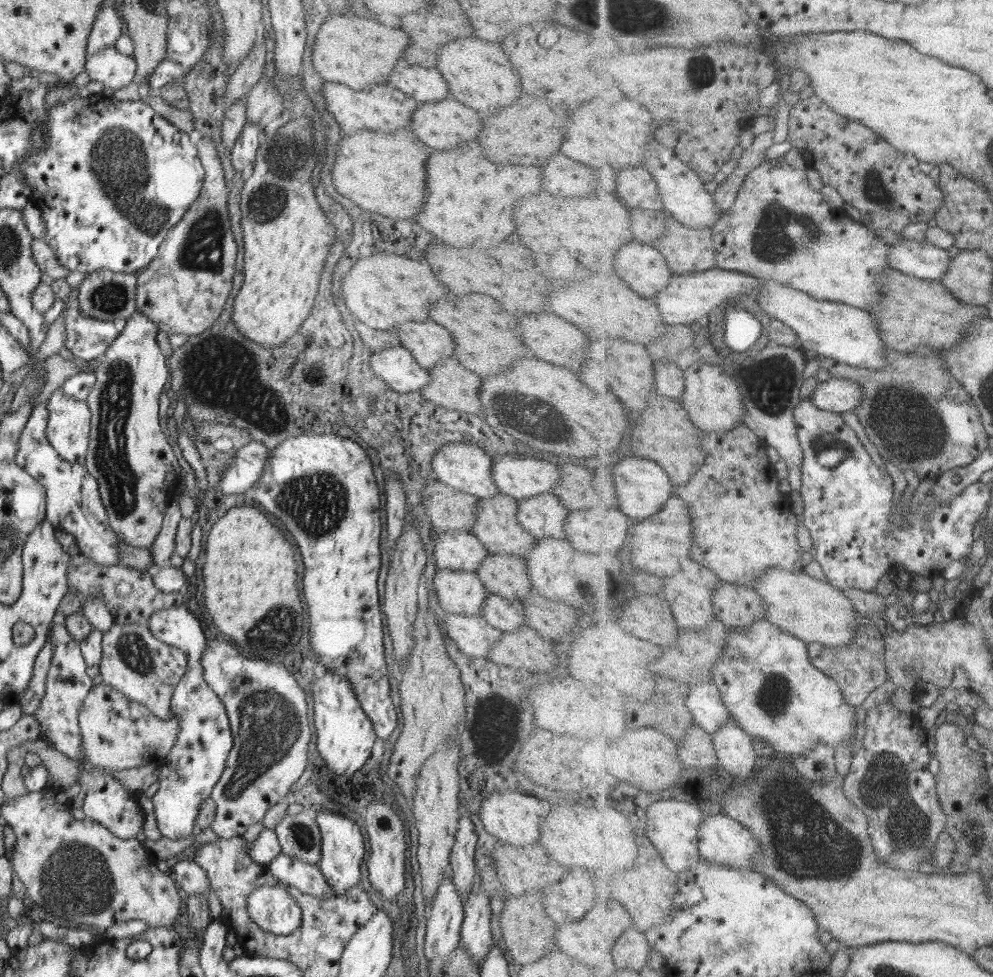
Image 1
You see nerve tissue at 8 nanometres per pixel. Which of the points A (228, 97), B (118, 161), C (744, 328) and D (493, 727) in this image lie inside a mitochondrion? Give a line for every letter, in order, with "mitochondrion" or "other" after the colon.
A: other
B: mitochondrion
C: other
D: mitochondrion

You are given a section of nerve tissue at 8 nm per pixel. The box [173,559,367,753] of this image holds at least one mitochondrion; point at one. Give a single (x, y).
(272, 630)

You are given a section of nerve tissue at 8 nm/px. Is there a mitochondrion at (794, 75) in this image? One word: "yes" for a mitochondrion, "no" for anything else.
no

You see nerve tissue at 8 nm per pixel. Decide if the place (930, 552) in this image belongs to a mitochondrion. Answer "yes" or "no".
no

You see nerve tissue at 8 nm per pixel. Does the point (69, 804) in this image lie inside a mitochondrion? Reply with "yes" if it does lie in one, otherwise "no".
no

